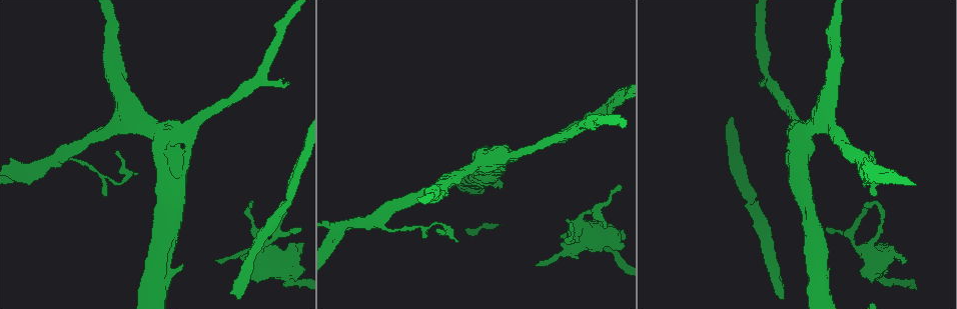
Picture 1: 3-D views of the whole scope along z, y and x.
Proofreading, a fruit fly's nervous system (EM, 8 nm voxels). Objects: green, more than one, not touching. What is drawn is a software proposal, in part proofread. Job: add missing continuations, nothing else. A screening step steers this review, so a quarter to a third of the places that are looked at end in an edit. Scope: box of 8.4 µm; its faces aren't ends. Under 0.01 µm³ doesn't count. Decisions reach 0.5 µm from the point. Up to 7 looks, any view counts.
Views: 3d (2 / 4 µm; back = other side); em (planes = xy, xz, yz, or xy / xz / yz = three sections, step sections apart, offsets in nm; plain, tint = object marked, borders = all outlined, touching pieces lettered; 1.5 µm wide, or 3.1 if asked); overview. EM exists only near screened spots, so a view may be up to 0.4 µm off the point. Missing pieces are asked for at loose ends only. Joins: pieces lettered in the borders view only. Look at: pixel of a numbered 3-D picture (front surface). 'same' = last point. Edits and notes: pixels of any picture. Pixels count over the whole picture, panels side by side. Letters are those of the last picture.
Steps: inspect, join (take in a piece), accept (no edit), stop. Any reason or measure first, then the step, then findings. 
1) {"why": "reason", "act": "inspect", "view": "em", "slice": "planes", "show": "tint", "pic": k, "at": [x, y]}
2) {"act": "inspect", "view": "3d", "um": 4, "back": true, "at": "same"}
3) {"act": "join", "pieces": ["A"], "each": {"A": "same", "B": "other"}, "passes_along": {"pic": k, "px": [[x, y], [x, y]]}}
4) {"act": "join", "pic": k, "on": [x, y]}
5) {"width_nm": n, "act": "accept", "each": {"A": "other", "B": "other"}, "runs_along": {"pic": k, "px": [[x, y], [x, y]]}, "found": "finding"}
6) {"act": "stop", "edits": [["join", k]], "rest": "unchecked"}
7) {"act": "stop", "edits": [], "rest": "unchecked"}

{"why": "stops while still wide", "act": "inspect", "view": "em", "slice": "planes", "show": "borders", "pic": 1, "at": [828, 267]}

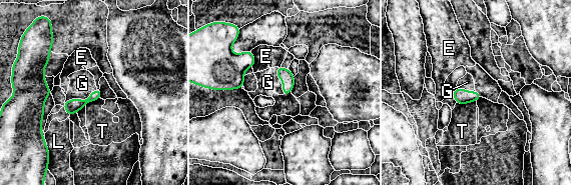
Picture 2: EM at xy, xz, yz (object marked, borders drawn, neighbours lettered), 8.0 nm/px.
{"longest_contact_nm": ["G", 300], "act": "accept", "each": {"E": "other", "G": "other", "L": "other", "T": "other"}, "border": {"pic": 2, "px": [[96, 87], [85, 99], [64, 103]]}, "found": "no lettered piece goes on from it"}

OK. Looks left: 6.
{"why": "long arm stops here", "act": "inspect", "view": "3d", "um": 2, "pic": 1, "at": [236, 298]}

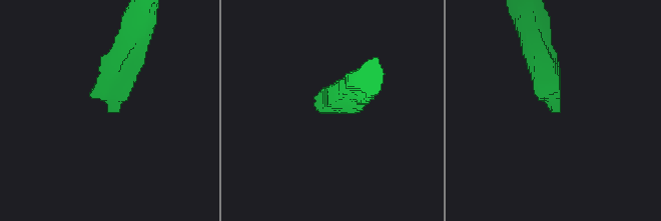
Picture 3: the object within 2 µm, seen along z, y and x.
{"why": "need the tissue", "act": "inspect", "view": "em", "slice": "planes", "show": "borders", "pic": 3, "at": [333, 113]}

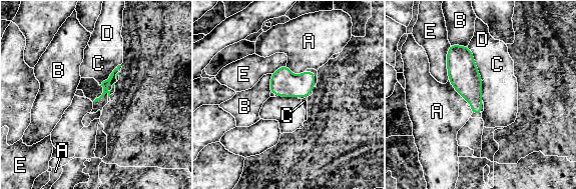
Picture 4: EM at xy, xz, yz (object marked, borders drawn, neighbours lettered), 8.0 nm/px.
{"act": "accept", "each": {"A": "other", "B": "other", "C": "other", "D": "other", "E": "other"}, "found": "no lettered piece goes on from it"}

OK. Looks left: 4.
{"why": "free end", "act": "inspect", "view": "3d", "um": 2, "pic": 1, "at": [618, 184]}

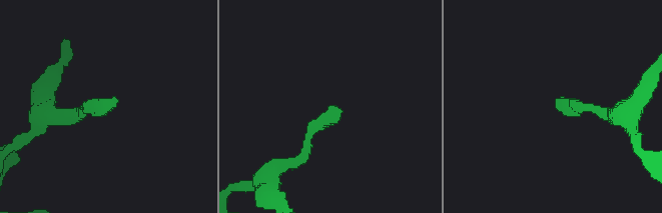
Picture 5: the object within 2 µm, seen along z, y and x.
{"why": "shape alone is not enough", "act": "inspect", "view": "em", "slice": "yz", "step": 8, "show": "tint", "pic": 5, "at": [556, 100]}

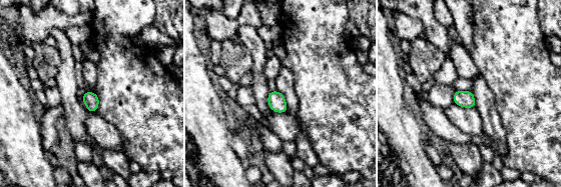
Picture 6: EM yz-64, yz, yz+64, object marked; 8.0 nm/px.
{"act": "inspect", "view": "em", "slice": "planes", "show": "borders", "at": "same"}

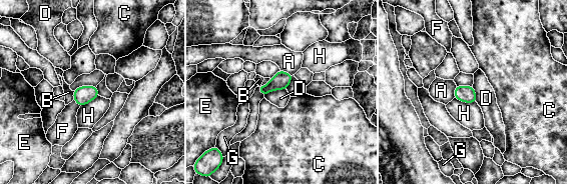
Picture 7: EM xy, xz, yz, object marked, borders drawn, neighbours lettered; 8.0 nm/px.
{"longest_contact_nm": ["H", 190], "act": "accept", "each": {"A": "other", "B": "other", "C": "other", "D": "other", "E": "other", "F": "other", "G": "other", "H": "other"}, "border": {"pic": 7, "px": [[279, 68], [294, 74]]}, "found": "no lettered piece goes on from it"}

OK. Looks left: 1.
{"act": "stop", "edits": [], "rest": "unchecked"}

